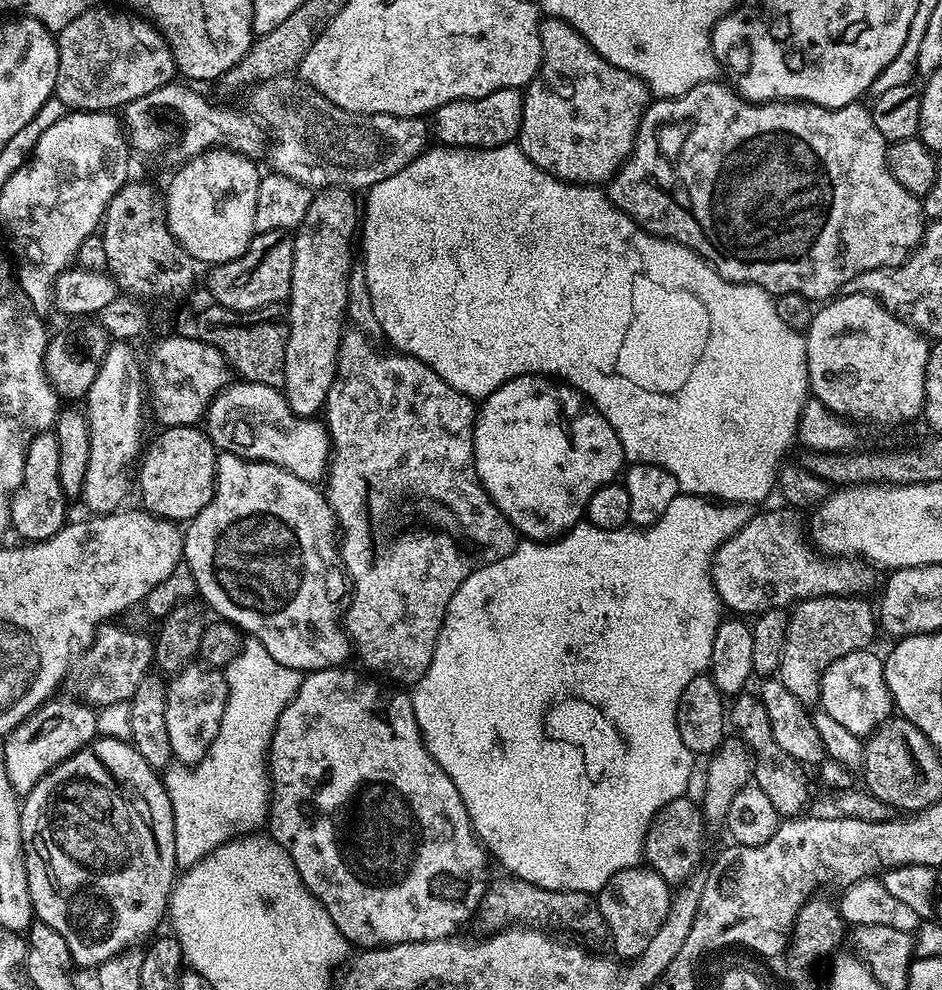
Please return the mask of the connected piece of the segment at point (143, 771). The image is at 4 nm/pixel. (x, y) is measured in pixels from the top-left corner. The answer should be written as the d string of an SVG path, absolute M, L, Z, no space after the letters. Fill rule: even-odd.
M100 736L82 750L78 750L68 760L64 760L54 770L50 770L23 797L20 806L20 833L24 843L24 865L28 875L28 889L32 899L32 911L39 923L50 926L50 930L58 930L62 938L66 938L66 946L72 955L73 965L89 970L95 969L112 956L117 956L123 948L131 948L143 936L151 937L157 931L160 919L165 918L170 908L174 881L178 876L176 867L176 847L174 846L174 818L168 791L158 772L151 768L146 759L128 740L115 740Z

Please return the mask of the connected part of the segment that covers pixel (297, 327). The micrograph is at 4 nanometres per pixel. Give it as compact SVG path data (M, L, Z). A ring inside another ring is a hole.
M320 190L315 193L310 202L310 210L306 210L306 218L302 218L300 227L294 232L294 274L292 275L292 292L286 301L286 309L288 308L288 317L286 323L288 325L288 341L286 342L286 370L284 371L284 399L288 401L290 410L296 416L312 418L323 409L324 403L328 401L328 391L334 382L334 374L336 373L336 355L338 354L338 346L340 345L340 337L342 335L342 327L340 328L340 319L343 321L347 313L347 276L351 272L351 266L354 261L352 255L352 239L358 236L358 200L352 197L353 193L348 190Z

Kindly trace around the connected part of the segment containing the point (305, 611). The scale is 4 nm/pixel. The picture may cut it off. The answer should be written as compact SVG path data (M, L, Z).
M220 452L216 458L216 493L212 501L199 512L197 516L187 525L183 533L184 559L183 563L194 574L194 582L199 599L209 609L217 612L221 621L234 624L241 633L247 634L251 639L262 642L270 654L282 666L295 668L301 674L317 672L323 668L338 668L345 663L344 660L350 656L350 642L342 629L342 600L340 604L340 591L346 588L346 573L342 567L340 553L338 551L338 525L336 515L328 504L328 497L323 491L320 492L315 483L303 480L280 468L277 464L266 464L262 460L244 460L241 456L235 456L229 452Z

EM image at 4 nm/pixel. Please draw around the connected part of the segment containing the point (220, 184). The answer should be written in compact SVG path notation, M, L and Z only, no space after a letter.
M213 148L200 156L185 160L175 169L172 181L166 187L168 225L176 241L201 265L215 266L238 258L248 249L256 227L254 226L254 202L258 202L258 186L262 175L256 169L255 159L231 152L225 148Z

